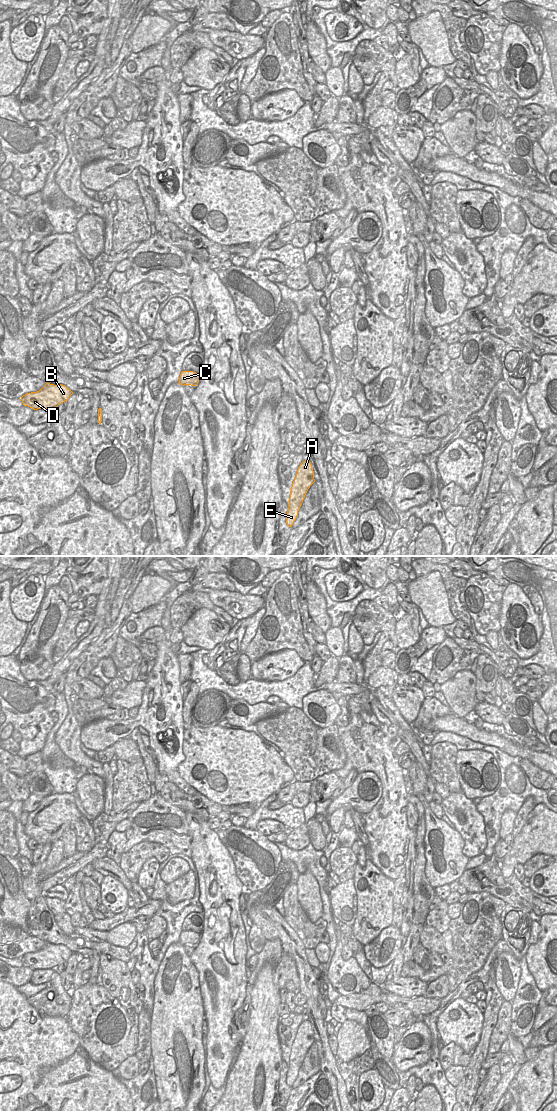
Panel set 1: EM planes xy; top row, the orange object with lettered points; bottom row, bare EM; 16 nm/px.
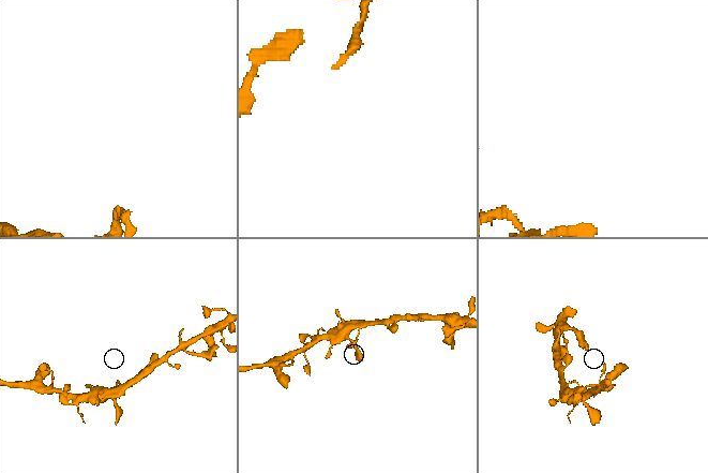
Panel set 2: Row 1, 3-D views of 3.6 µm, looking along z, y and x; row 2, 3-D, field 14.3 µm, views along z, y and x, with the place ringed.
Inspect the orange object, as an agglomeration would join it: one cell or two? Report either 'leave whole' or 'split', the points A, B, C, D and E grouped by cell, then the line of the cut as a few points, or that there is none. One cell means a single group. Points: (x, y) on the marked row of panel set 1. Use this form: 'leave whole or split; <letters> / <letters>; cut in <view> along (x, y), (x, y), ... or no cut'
leave whole; A B C D E; no cut

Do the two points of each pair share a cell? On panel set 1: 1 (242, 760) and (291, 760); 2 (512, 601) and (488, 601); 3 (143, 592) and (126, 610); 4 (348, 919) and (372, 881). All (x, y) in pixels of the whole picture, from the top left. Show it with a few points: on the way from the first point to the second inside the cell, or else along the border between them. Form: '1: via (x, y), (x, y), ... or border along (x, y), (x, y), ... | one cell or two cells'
1: border along (281, 754), (284, 762), (293, 772), (295, 780) | two cells
2: border along (503, 593), (499, 624) | two cells
3: border along (138, 583), (131, 597), (131, 612) | two cells
4: border along (354, 883), (356, 891), (356, 918), (352, 926) | two cells

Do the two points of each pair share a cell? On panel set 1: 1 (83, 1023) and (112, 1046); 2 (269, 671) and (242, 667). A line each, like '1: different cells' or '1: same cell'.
1: same cell
2: different cells

